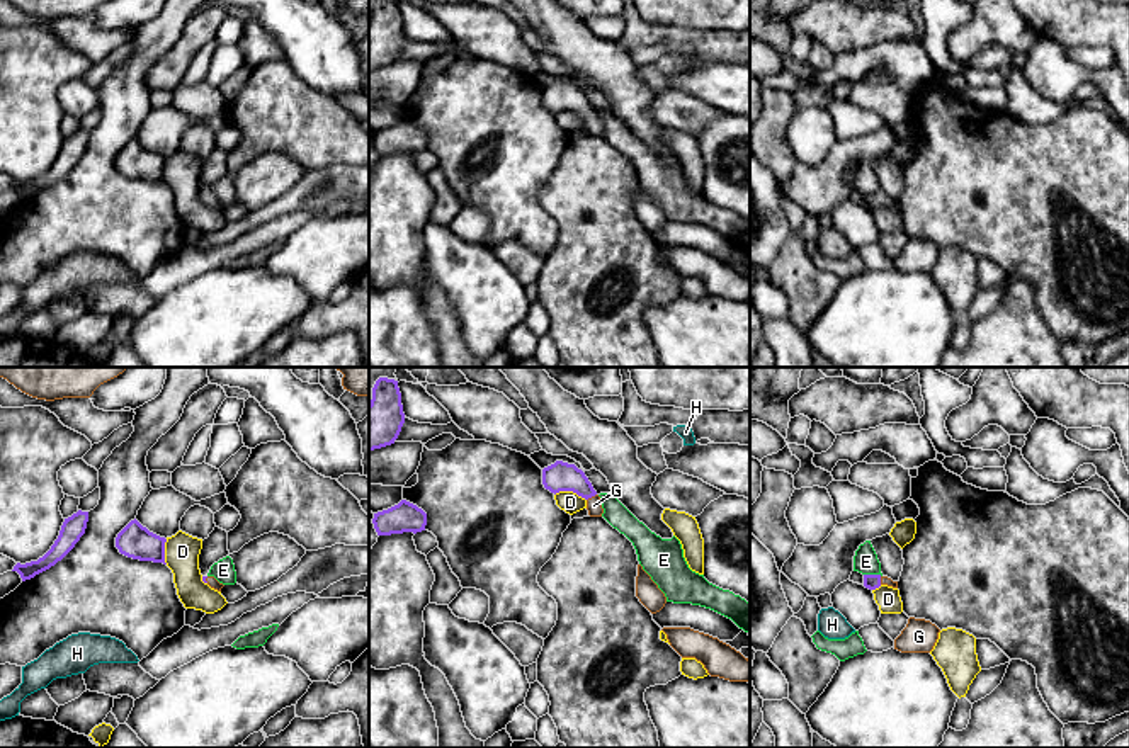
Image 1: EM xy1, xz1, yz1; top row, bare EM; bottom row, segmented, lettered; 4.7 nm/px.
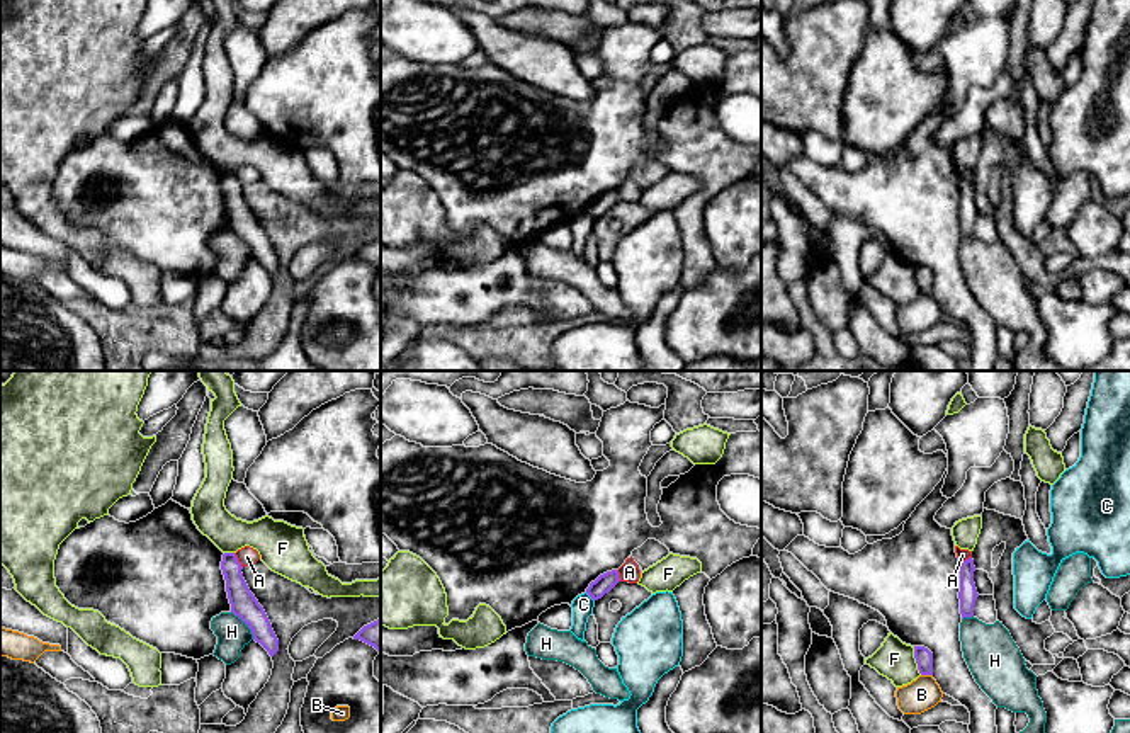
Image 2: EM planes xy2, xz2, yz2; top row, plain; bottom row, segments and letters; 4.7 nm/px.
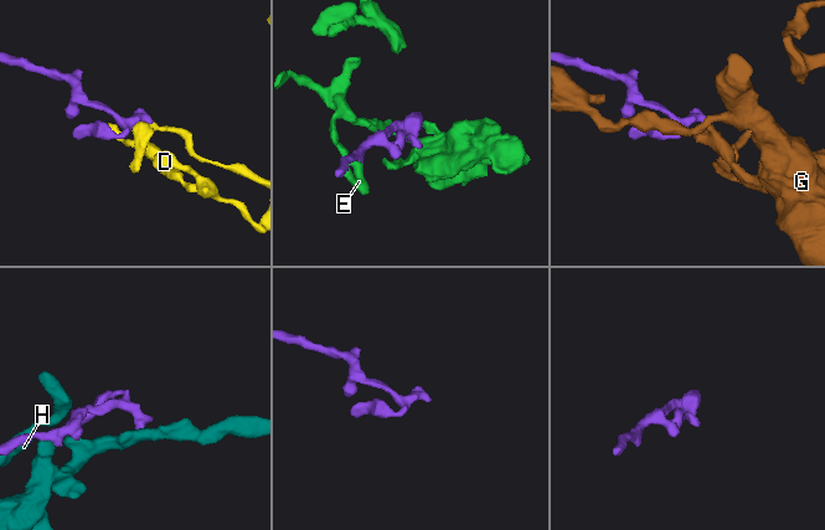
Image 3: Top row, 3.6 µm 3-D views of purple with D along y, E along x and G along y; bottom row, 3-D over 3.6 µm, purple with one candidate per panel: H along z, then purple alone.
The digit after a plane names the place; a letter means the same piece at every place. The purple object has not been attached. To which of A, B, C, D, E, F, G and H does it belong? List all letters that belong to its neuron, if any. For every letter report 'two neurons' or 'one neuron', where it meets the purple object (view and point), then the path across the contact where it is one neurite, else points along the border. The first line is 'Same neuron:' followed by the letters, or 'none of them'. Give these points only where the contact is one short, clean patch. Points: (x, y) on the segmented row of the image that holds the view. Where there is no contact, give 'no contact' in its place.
Same neuron: G
A: two neurons; meets purple in xy2 at (237, 560); border along xy2 (233, 553), (242, 567)
B: two neurons; meets purple in yz2 at (926, 674)
C: two neurons; meets purple in xz2 at (590, 596)
D: two neurons; meets purple in xz1 at (570, 490); border along xz1 (555, 493), (575, 492), (585, 500)
E: two neurons; meets purple in yz1 at (873, 575)
F: two neurons; meets purple in yz2 at (916, 660)
G: one neuron; meets purple in xz1 at (590, 497); runs through xz1 (560, 476), (572, 478), (590, 497), (594, 505)
H: two neurons; meets purple in xy2 at (245, 623)

